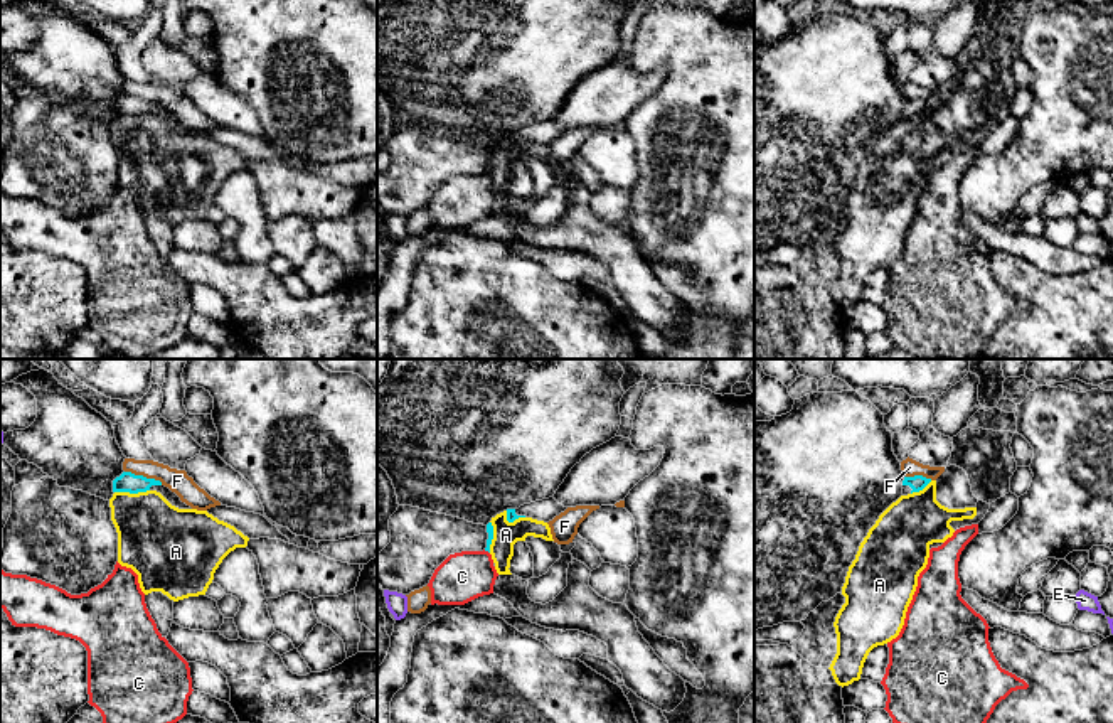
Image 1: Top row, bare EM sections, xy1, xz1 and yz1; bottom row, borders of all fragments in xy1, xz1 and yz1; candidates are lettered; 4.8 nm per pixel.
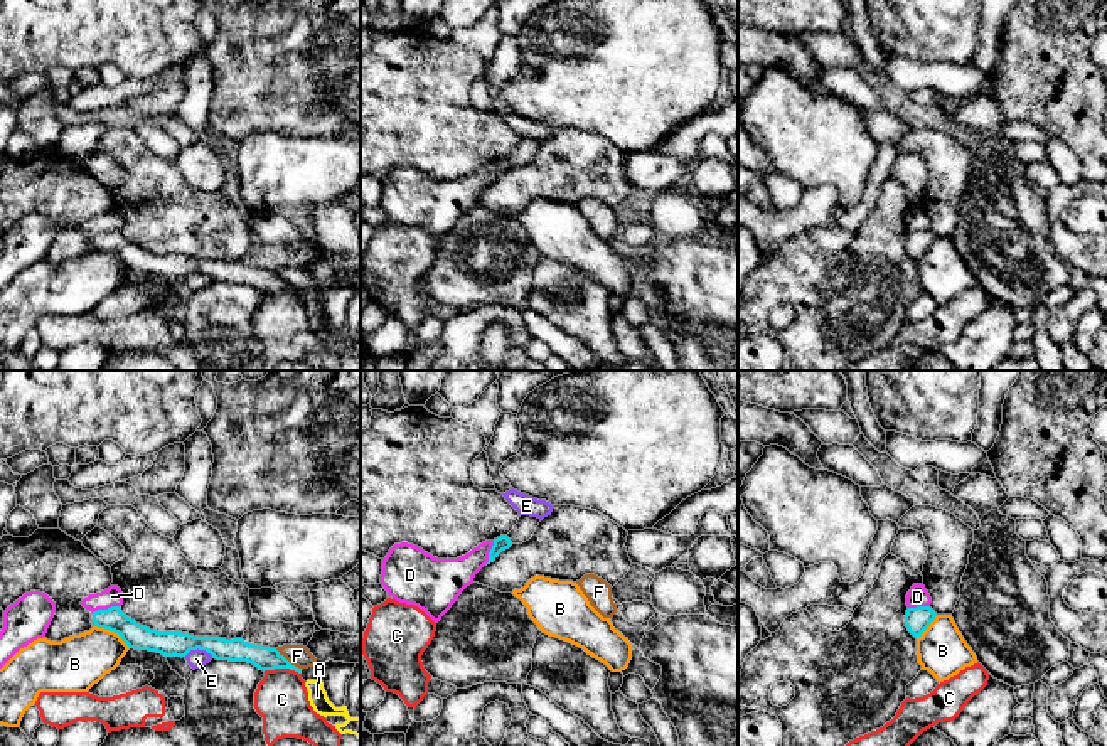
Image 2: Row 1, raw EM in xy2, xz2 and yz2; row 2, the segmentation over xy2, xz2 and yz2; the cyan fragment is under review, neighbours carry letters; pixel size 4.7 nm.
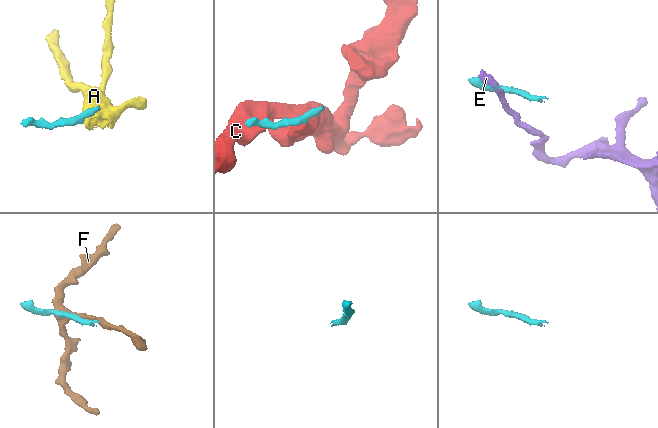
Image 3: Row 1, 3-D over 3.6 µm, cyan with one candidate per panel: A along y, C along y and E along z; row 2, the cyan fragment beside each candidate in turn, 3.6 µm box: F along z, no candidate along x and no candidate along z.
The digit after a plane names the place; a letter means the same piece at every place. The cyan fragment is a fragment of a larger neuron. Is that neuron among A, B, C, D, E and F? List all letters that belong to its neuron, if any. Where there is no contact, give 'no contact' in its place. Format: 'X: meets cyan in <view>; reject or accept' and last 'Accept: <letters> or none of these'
A: meets cyan in xy1; reject
B: meets cyan in xy2; reject
C: meets cyan in xy2; reject
D: meets cyan in xy2; reject
E: meets cyan in xy2; reject
F: meets cyan in xy1; reject
Accept: none of these

